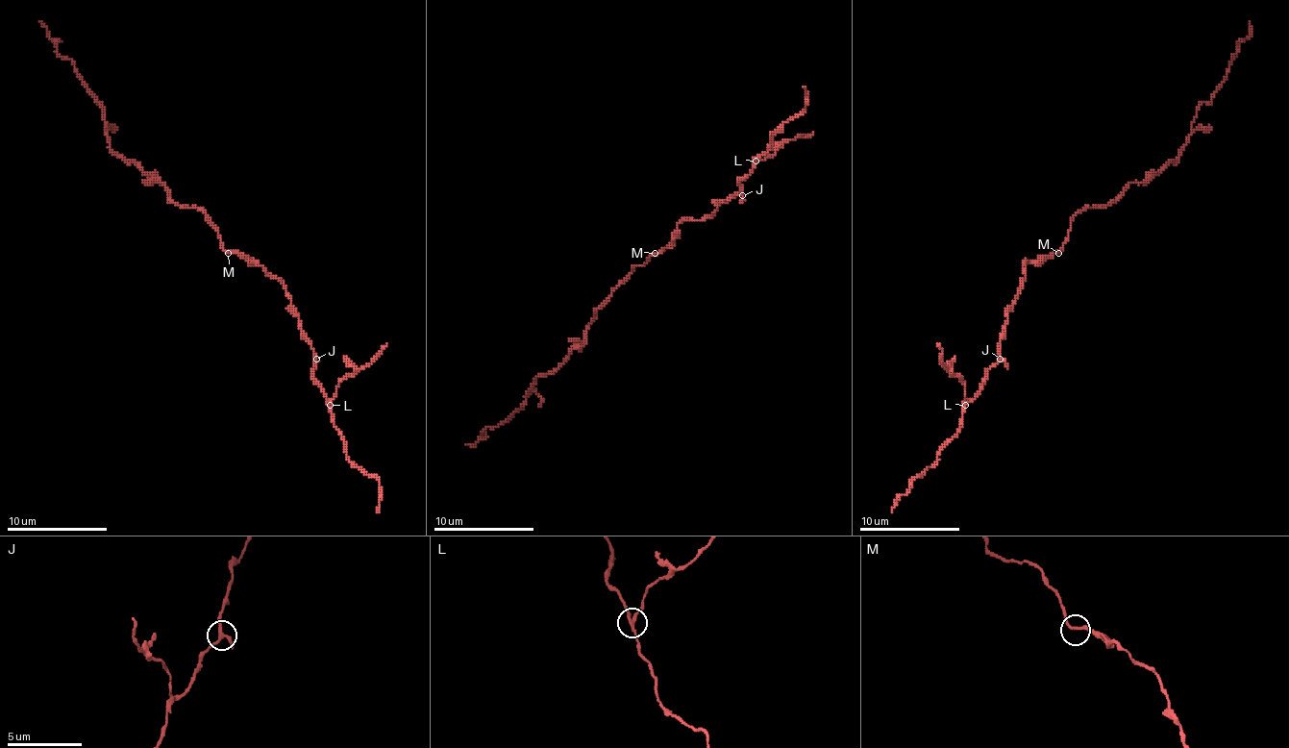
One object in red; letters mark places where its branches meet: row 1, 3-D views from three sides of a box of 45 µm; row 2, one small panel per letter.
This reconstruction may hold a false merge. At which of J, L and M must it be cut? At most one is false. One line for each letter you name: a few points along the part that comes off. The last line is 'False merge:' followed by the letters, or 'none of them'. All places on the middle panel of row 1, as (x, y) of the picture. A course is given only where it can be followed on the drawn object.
L: foreign part runs (755, 160), (765, 160), (793, 139), (813, 132)
False merge: L

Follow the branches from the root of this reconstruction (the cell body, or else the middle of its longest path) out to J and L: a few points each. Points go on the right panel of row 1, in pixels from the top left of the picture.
J: (1060, 250), (1026, 265), (1026, 281), (1012, 301), (1005, 336), (1000, 341), (1000, 359)
L: (1060, 250), (1026, 265), (1026, 281), (1007, 313), (1000, 356), (987, 371), (979, 391), (965, 404)

